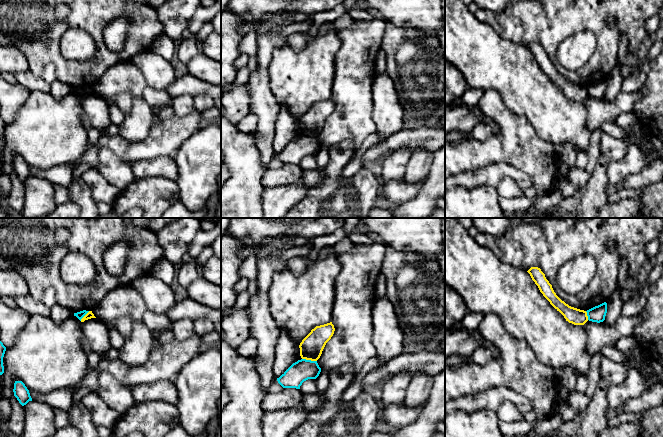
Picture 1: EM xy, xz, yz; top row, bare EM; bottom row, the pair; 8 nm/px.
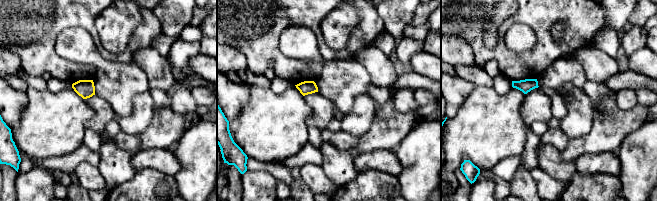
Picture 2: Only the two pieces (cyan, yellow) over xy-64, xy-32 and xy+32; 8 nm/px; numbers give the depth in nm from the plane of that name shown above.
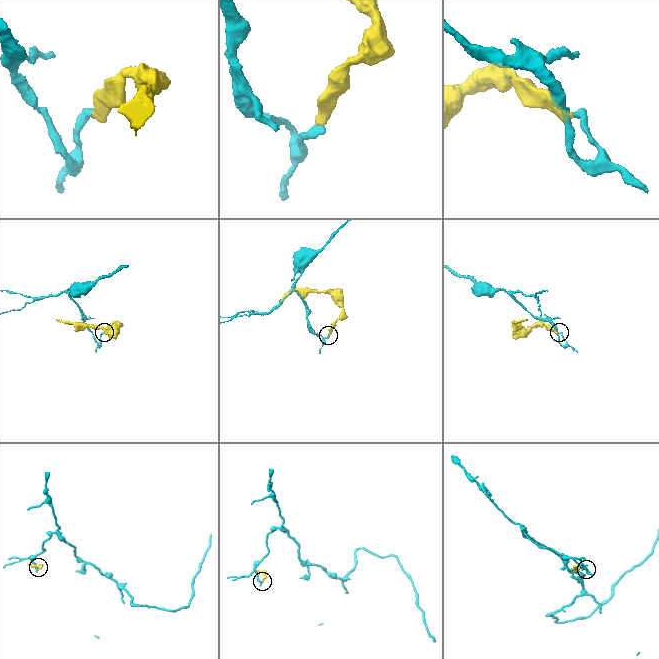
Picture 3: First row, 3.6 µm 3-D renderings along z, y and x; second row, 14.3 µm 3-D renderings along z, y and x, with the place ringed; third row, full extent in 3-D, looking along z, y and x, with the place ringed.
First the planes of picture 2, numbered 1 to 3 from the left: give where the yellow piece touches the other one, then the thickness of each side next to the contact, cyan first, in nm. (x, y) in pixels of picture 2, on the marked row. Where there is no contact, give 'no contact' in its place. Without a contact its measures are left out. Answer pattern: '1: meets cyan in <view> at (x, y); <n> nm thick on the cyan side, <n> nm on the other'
1: no contact
2: no contact
3: no contact

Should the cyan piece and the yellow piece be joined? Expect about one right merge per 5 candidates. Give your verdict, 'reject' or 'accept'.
reject

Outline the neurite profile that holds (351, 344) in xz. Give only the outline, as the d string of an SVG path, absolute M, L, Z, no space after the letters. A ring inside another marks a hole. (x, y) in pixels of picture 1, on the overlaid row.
M375 242L371 246L355 244L351 251L339 253L337 256L341 269L335 280L335 299L332 308L331 322L335 331L317 363L320 368L329 372L344 365L351 365L354 367L355 375L358 375L364 364L376 356L376 349L372 344L372 310L376 299L376 280L386 256L386 247L380 242Z

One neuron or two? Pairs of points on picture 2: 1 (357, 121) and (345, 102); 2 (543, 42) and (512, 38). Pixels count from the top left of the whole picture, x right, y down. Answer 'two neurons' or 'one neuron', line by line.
1: two neurons
2: two neurons

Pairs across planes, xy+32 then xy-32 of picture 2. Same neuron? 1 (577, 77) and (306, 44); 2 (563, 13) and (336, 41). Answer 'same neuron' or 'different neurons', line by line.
1: same neuron
2: different neurons

